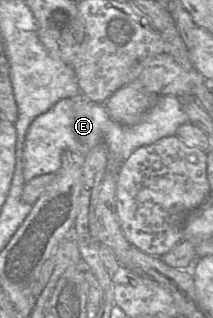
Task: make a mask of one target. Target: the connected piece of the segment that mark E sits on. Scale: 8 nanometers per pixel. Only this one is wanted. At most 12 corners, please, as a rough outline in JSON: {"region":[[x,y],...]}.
{"region":[[83,94],[37,116],[23,150],[25,182],[60,170],[64,152],[100,142],[110,169],[176,135],[184,98],[158,95],[136,124]]}

